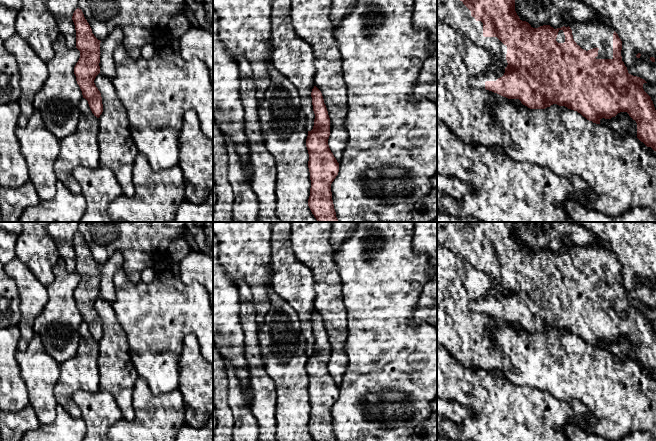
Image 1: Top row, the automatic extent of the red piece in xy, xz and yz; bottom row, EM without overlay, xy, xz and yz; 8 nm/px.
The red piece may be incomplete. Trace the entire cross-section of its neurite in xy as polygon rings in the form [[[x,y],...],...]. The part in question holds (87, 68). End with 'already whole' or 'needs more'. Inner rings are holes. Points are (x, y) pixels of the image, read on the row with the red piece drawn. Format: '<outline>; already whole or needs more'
[[[77,8],[72,16],[72,20],[76,30],[76,48],[80,51],[80,58],[74,67],[74,74],[76,76],[77,84],[79,85],[83,98],[88,101],[89,107],[97,118],[103,112],[103,104],[101,93],[96,87],[94,80],[100,73],[100,40],[98,40],[92,33],[92,29],[84,17],[81,9]]]; already whole

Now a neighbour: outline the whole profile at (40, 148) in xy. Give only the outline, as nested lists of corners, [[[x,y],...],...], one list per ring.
[[[37,110],[26,126],[16,127],[15,133],[28,166],[29,181],[40,200],[51,200],[59,181],[54,166],[60,153],[60,140],[47,129]]]

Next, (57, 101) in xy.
[[[62,34],[52,43],[53,58],[47,62],[48,77],[42,88],[34,96],[34,107],[44,121],[47,129],[59,140],[72,134],[80,119],[79,103],[83,98],[82,91],[77,84],[74,67],[80,58],[80,51],[66,45]]]

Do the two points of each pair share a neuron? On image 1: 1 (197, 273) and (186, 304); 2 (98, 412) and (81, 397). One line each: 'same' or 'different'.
1: different
2: same

